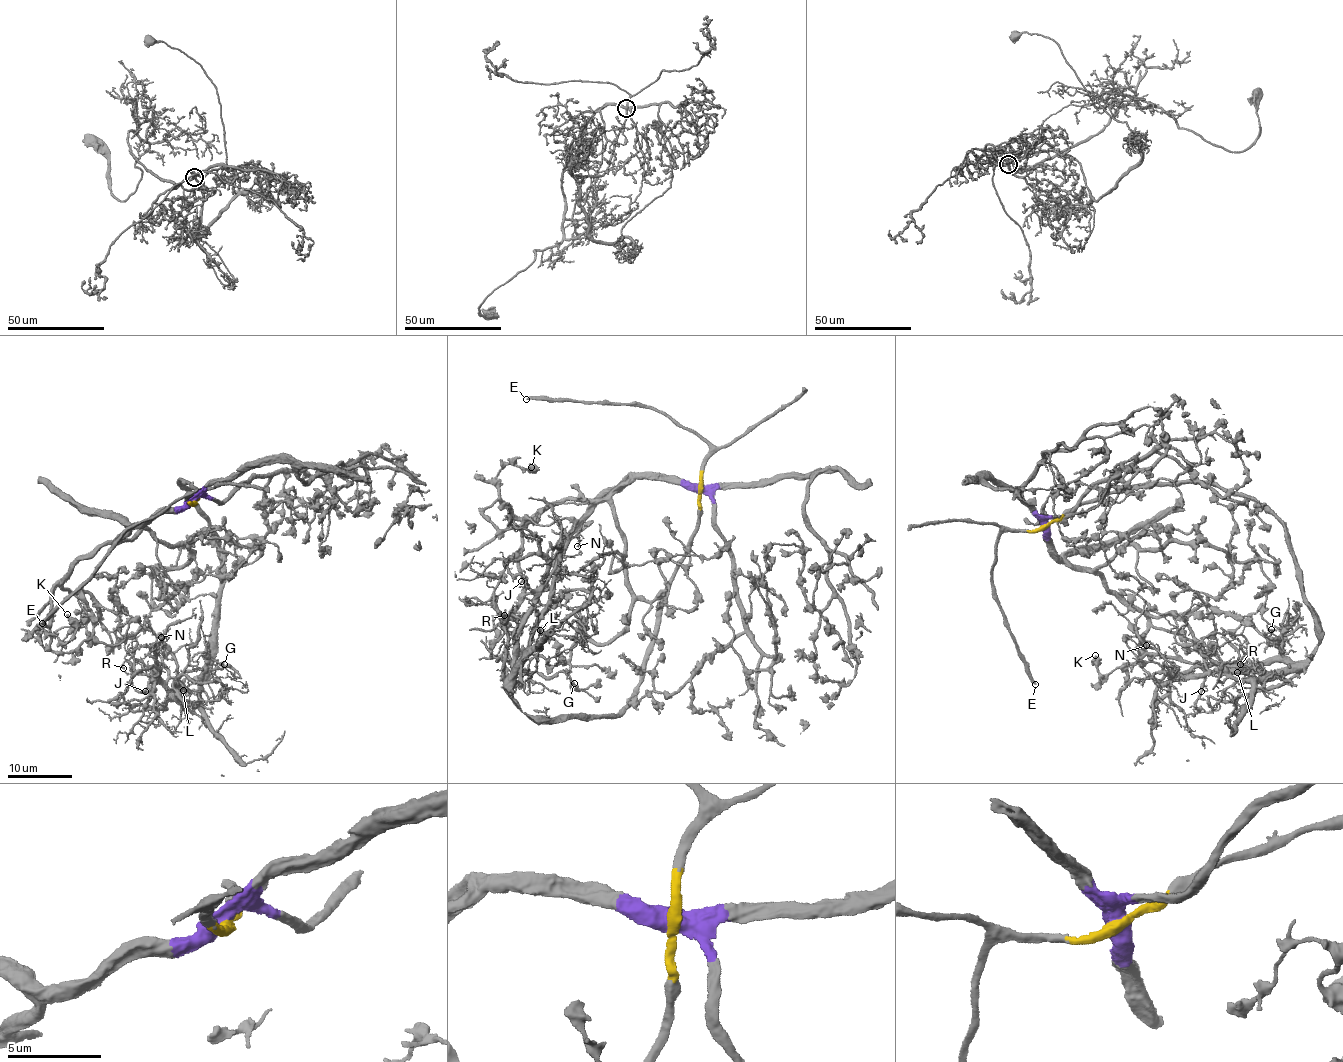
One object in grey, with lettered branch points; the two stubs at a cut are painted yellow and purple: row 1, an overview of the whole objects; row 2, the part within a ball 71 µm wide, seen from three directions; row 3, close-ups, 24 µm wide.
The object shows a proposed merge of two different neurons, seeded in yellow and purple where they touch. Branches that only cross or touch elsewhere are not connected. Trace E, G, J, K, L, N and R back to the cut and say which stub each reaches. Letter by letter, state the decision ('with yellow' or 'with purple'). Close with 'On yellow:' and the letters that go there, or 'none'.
E: with yellow
G: with yellow
J: with yellow
K: with purple
L: with yellow
N: with yellow
R: with yellow
On yellow: E, G, J, L, N, R

